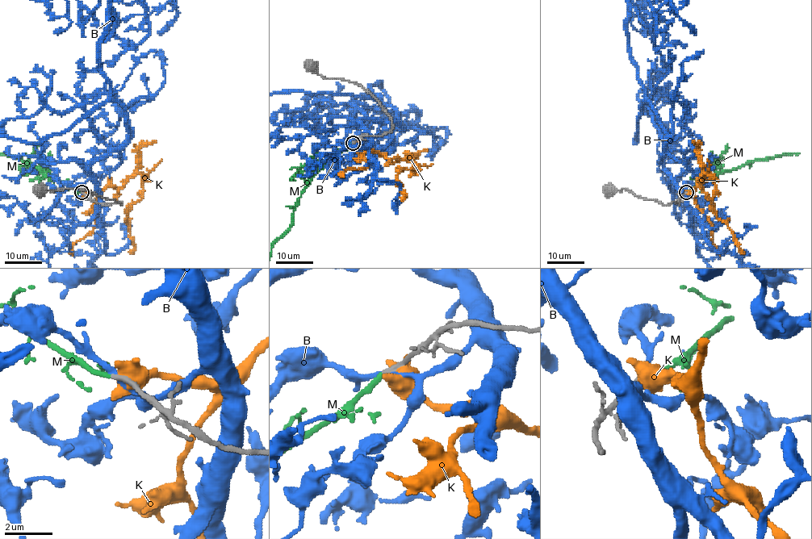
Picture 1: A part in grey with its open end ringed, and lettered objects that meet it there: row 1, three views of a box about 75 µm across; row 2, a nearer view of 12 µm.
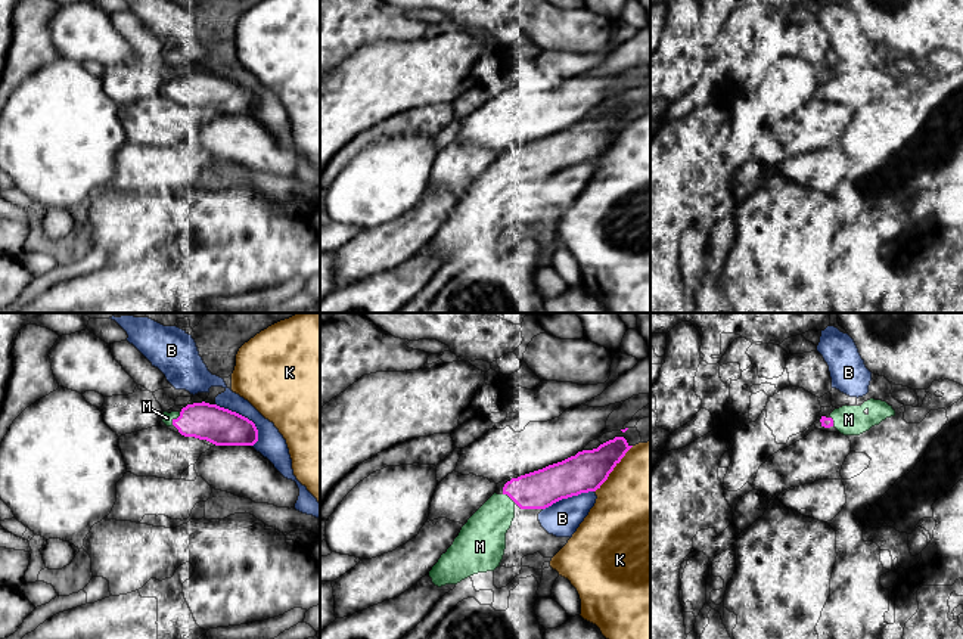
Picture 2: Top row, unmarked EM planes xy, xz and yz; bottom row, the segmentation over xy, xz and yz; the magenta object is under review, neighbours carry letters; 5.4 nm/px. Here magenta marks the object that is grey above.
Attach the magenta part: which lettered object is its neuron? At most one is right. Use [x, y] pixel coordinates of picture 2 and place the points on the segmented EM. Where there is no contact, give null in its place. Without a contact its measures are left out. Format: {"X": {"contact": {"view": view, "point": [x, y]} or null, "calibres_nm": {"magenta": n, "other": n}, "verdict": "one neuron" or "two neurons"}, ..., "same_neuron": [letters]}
{"B": {"contact": {"view": "xy", "point": [244, 416]}, "calibres_nm": {"magenta": 200, "other": 150}, "verdict": "two neurons"}, "K": {"contact": {"view": "xz", "point": [612, 470]}, "calibres_nm": {"magenta": 220, "other": 500}, "verdict": "two neurons"}, "M": {"contact": {"view": "xy", "point": [177, 418]}, "calibres_nm": {"magenta": 200, "other": 60}, "verdict": "one neuron"}, "same_neuron": ["M"]}

